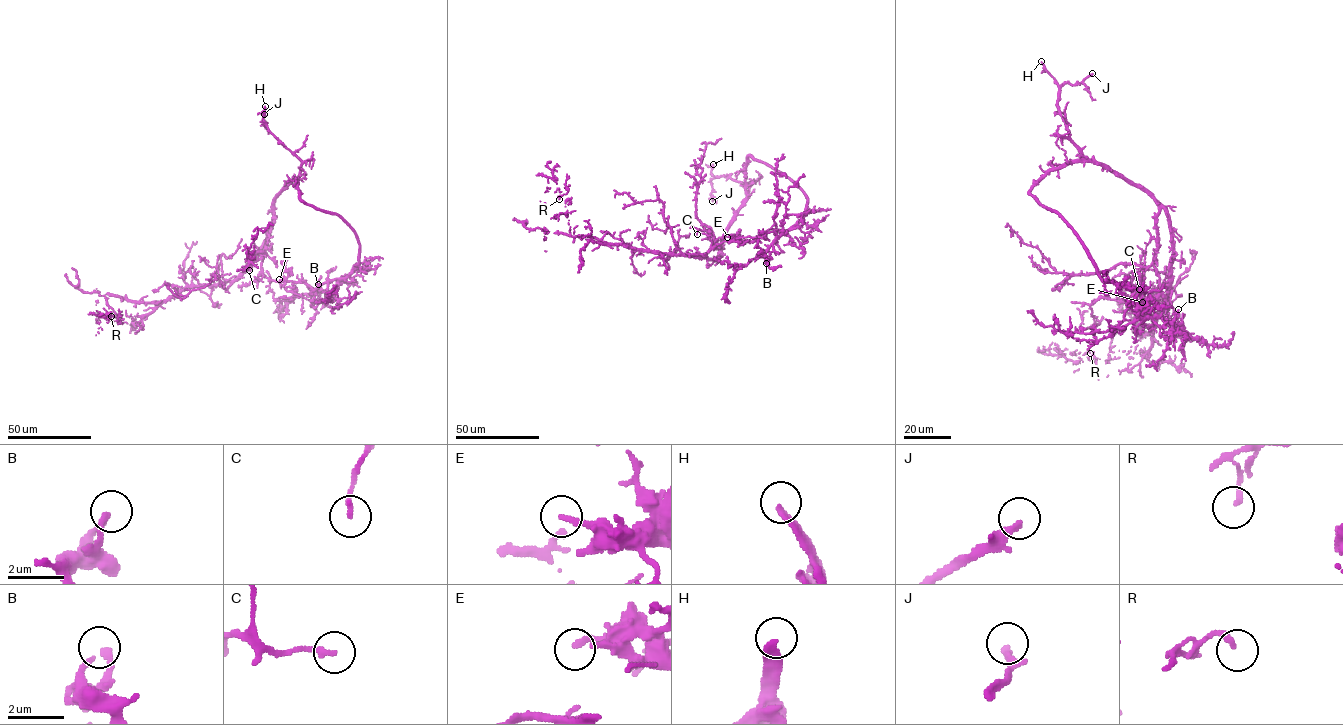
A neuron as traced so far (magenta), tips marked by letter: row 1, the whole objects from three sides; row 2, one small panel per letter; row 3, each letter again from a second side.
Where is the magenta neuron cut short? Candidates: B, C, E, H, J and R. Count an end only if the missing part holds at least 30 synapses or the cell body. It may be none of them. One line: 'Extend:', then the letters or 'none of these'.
Extend: E, H, J

